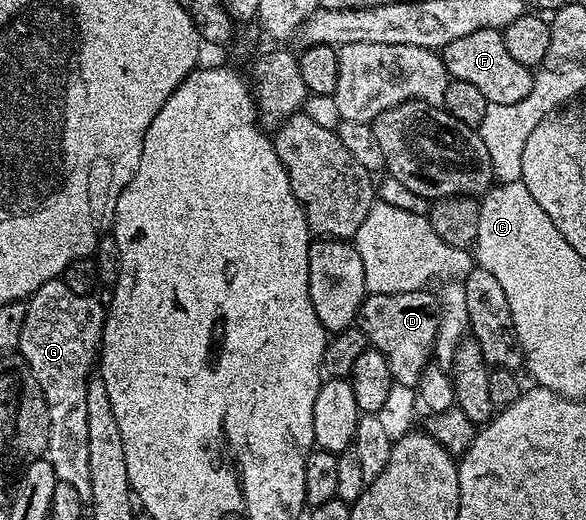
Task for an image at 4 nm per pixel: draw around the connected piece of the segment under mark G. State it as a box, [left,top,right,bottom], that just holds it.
[17,278,104,498]

